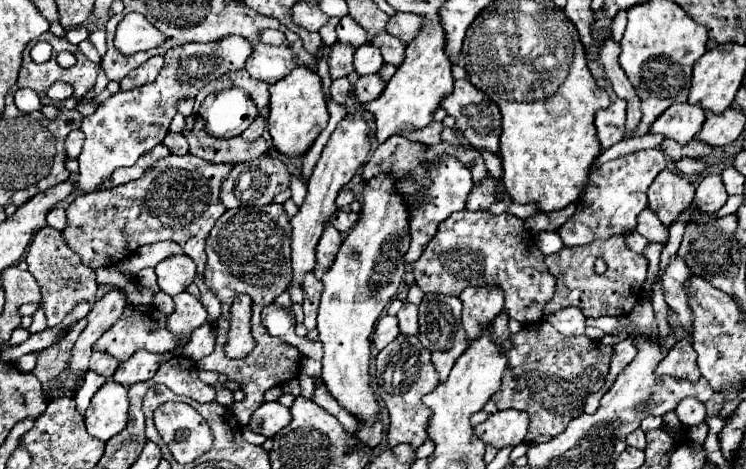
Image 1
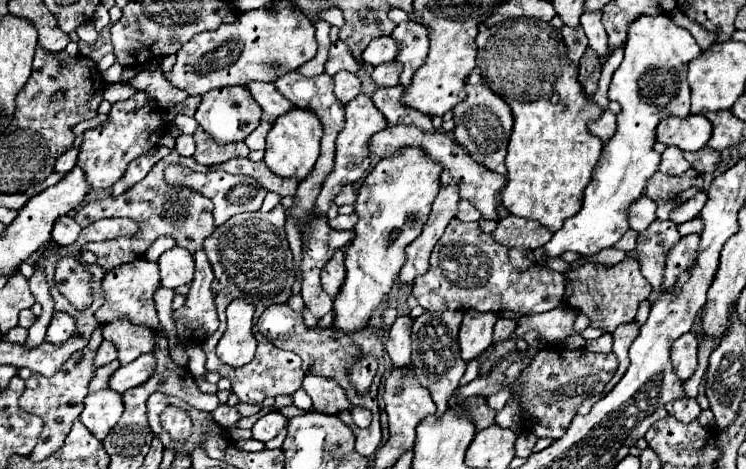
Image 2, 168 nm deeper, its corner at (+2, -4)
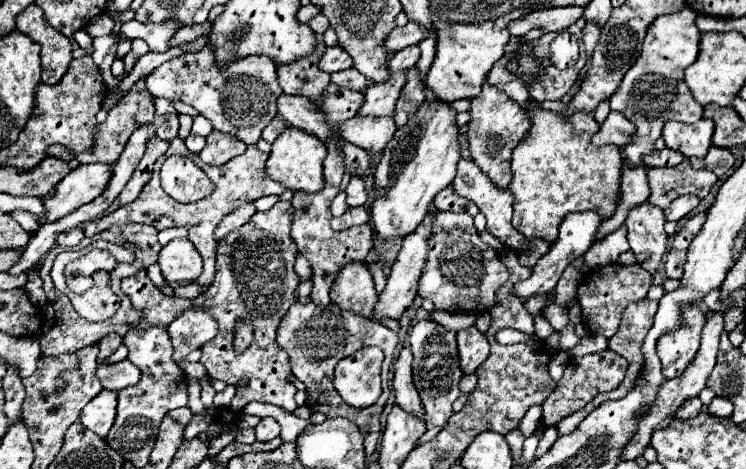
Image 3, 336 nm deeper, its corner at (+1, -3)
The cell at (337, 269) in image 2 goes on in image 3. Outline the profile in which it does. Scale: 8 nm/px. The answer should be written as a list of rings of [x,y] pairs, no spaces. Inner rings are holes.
[[[351,261],[339,269],[331,287],[331,301],[337,307],[361,317],[373,317],[377,299],[373,275],[367,263]]]

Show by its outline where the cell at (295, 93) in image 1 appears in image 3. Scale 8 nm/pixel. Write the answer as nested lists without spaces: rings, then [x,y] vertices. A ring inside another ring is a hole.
[[[287,127],[279,139],[271,145],[271,153],[267,159],[267,175],[275,181],[279,181],[283,187],[293,191],[319,191],[323,189],[323,161],[327,157],[325,143],[319,143],[315,135],[307,131],[299,131],[297,127]]]

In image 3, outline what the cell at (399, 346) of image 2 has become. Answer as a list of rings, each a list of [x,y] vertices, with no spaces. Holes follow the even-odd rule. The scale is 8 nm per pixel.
[[[403,347],[399,351],[399,357],[395,361],[395,379],[393,379],[393,389],[395,389],[395,401],[409,413],[423,415],[423,405],[419,399],[417,389],[413,387],[411,379],[411,363],[413,355],[409,347]]]

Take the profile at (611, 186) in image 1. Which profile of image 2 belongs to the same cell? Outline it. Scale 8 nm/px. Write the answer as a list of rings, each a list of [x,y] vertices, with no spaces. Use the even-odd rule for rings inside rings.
[[[640,16],[630,26],[626,48],[624,48],[624,60],[618,66],[618,70],[614,72],[612,84],[608,90],[608,98],[616,100],[622,106],[622,110],[618,114],[618,130],[616,130],[614,138],[610,138],[610,142],[602,148],[600,160],[592,172],[592,182],[586,186],[586,192],[584,192],[582,210],[570,218],[566,218],[564,226],[544,246],[544,260],[558,258],[568,250],[574,250],[584,256],[592,256],[592,254],[600,252],[602,248],[610,248],[630,228],[626,208],[638,196],[642,196],[648,178],[658,170],[658,164],[660,164],[660,154],[656,154],[652,148],[656,142],[654,130],[662,118],[690,116],[690,86],[686,80],[686,70],[688,70],[688,62],[692,58],[698,58],[700,54],[702,54],[702,50],[696,44],[694,36],[688,30],[676,26],[670,20],[670,16]]]

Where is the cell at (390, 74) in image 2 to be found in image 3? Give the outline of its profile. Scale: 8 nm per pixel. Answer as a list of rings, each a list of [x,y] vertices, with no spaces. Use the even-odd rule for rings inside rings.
[[[413,45],[413,47],[407,47],[403,51],[393,53],[391,59],[389,59],[389,63],[387,63],[387,67],[389,67],[391,73],[395,73],[395,71],[407,71],[417,61],[419,61],[419,47]]]

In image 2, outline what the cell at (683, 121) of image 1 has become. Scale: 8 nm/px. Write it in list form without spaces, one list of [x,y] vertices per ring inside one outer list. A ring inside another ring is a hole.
[[[688,116],[688,118],[666,118],[658,124],[656,136],[668,146],[678,146],[680,150],[698,152],[706,146],[712,136],[712,124],[706,116]]]

